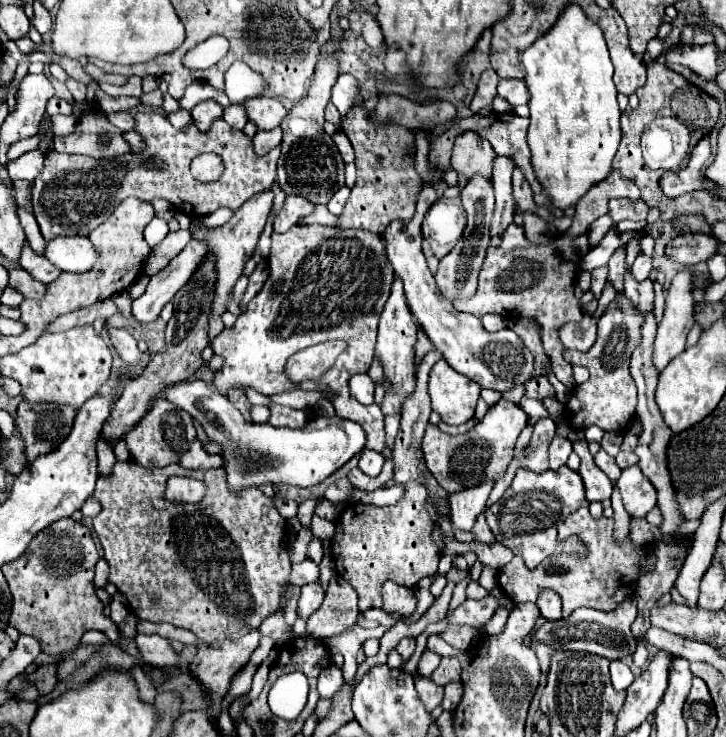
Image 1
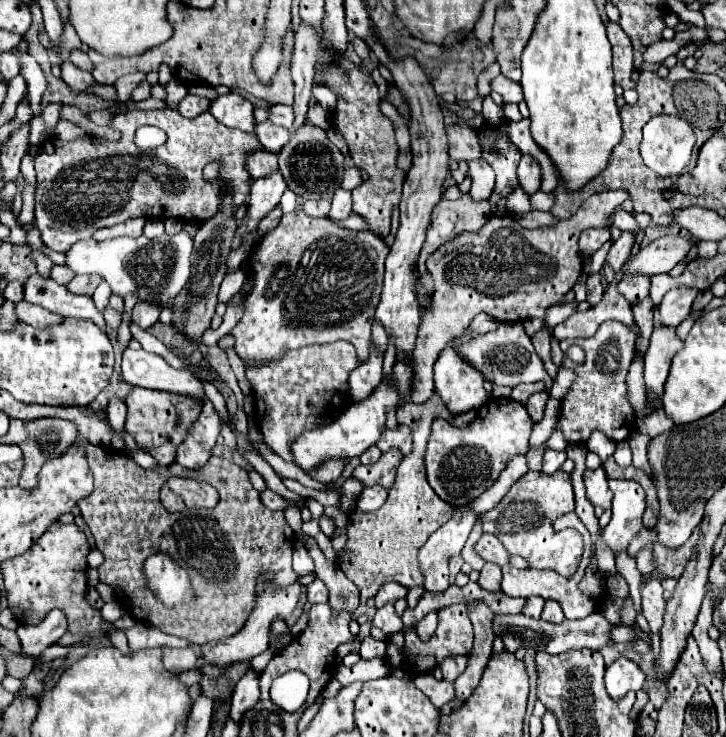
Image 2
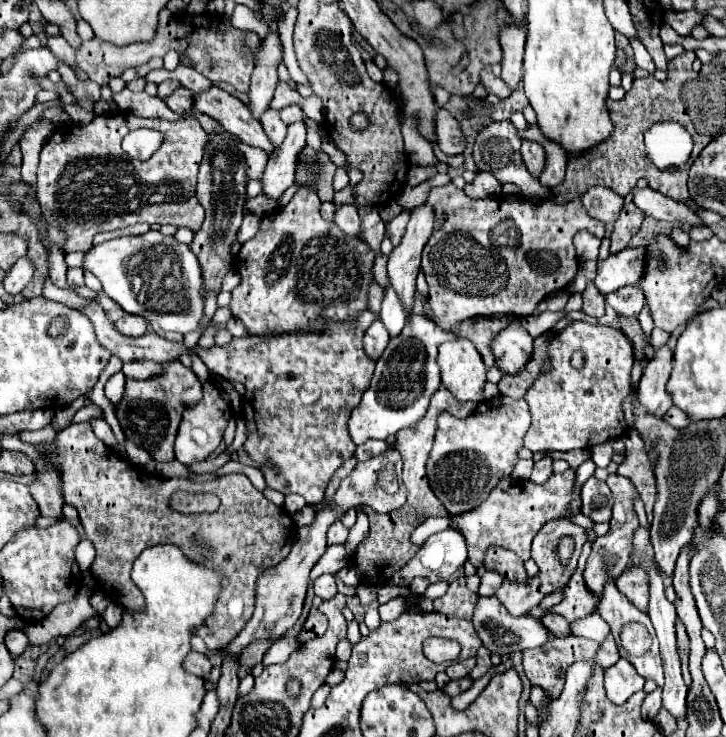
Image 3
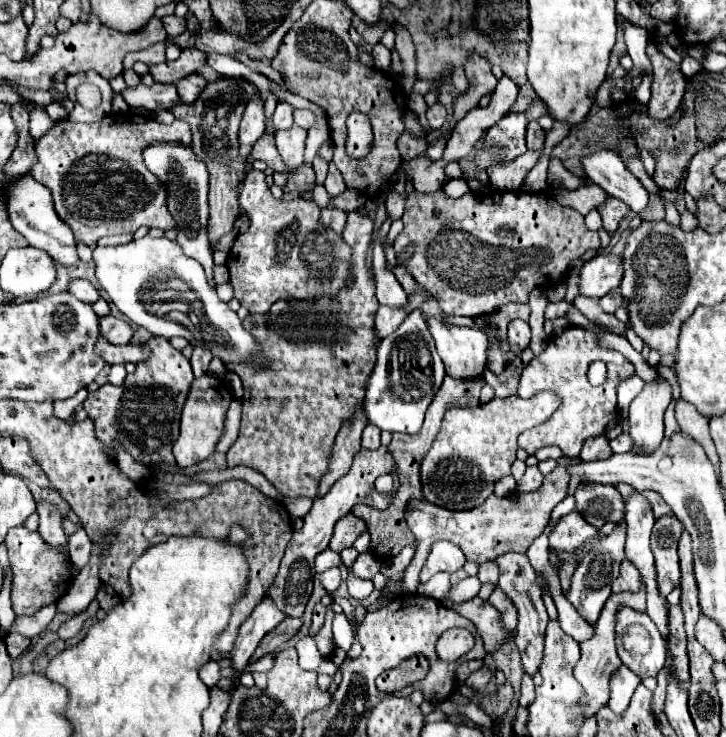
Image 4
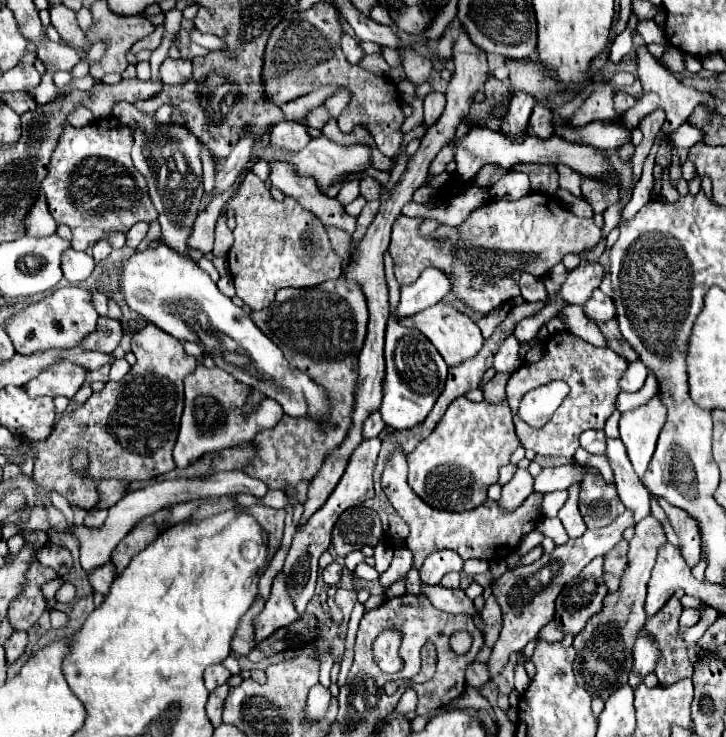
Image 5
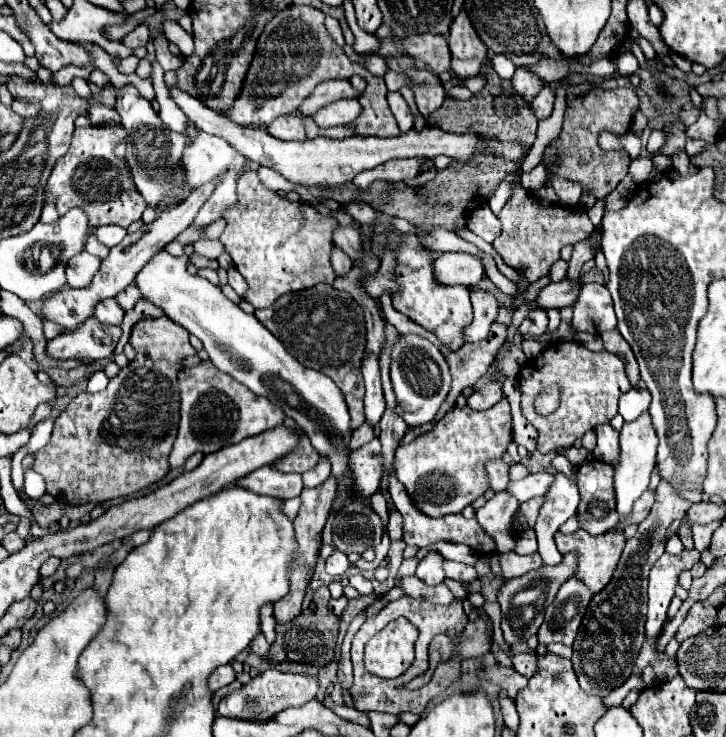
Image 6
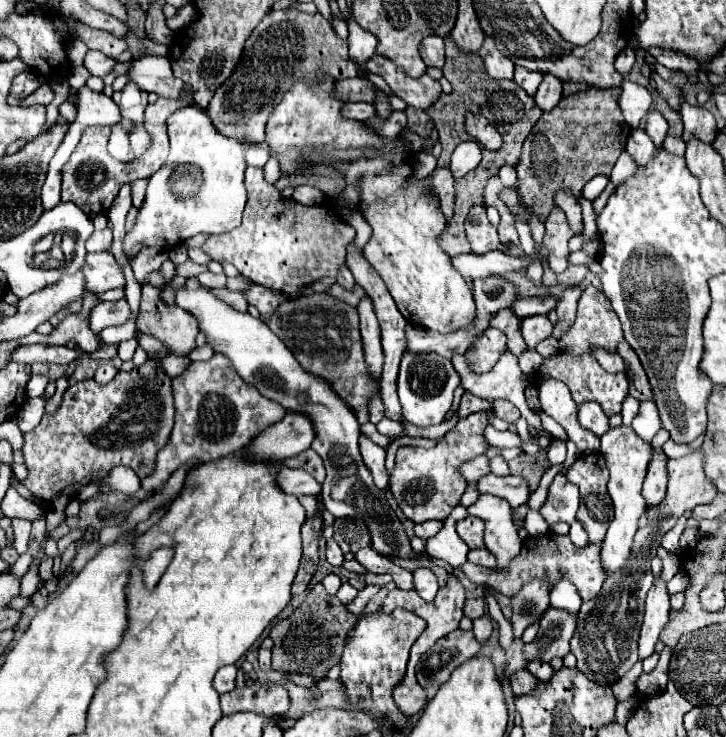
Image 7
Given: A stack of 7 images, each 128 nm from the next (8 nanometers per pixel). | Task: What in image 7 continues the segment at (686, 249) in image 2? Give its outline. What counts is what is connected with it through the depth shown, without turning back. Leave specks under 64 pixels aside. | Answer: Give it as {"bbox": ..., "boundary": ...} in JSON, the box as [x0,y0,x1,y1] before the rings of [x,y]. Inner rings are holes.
{"bbox":[512,294,558,318],"boundary":[[[546,294],[546,296],[532,296],[532,298],[524,298],[524,300],[516,300],[512,304],[512,312],[518,318],[526,318],[526,316],[534,316],[534,314],[548,314],[550,310],[556,308],[558,298],[554,294]]]}

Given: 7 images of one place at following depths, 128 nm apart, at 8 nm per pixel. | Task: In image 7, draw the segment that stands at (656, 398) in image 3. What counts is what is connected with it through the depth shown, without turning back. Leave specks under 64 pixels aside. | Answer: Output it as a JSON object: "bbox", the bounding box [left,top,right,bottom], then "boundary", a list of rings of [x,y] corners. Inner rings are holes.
{"bbox":[600,426,652,574],"boundary":[[[630,426],[610,428],[610,432],[606,432],[600,438],[600,442],[602,442],[600,452],[606,458],[606,466],[610,470],[608,492],[614,502],[614,520],[612,520],[606,540],[604,540],[602,564],[608,570],[608,574],[612,574],[612,572],[616,572],[616,568],[620,568],[628,560],[632,538],[638,530],[638,518],[646,512],[644,496],[640,492],[642,492],[642,482],[648,472],[648,464],[652,460],[652,446],[650,446],[650,442],[642,440]]]}

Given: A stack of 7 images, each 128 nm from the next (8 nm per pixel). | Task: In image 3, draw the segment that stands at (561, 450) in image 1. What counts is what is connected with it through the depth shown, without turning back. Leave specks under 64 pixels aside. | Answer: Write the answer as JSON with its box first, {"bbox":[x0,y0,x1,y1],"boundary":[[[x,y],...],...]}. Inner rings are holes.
{"bbox":[530,456,554,484],"boundary":[[[544,456],[540,462],[536,462],[536,468],[534,468],[530,480],[536,482],[536,484],[540,484],[540,482],[544,484],[550,478],[550,474],[552,474],[552,462],[554,460],[550,456]]]}

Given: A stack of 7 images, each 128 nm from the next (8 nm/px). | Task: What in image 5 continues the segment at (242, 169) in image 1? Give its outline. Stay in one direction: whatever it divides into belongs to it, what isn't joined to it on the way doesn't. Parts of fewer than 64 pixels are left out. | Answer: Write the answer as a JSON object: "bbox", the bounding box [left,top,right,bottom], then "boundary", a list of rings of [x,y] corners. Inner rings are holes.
{"bbox":[40,116,158,250],"boundary":[[[110,116],[108,122],[94,122],[84,128],[74,128],[66,122],[62,128],[58,146],[50,158],[48,174],[40,182],[40,188],[54,220],[72,230],[72,246],[76,250],[86,250],[90,242],[96,242],[106,234],[128,234],[128,230],[140,220],[158,220],[146,178],[138,174],[130,158],[130,134],[130,128],[120,124],[114,116]]]}

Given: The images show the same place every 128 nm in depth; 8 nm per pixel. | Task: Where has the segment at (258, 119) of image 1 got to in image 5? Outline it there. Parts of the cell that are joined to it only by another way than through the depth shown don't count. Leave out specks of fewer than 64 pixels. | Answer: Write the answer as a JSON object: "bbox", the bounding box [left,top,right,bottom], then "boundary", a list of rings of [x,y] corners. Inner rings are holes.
{"bbox":[308,106,328,130],"boundary":[[[318,106],[318,108],[314,108],[312,112],[308,112],[308,126],[310,128],[316,128],[316,130],[322,130],[324,128],[324,124],[328,122],[328,112],[326,112],[326,108],[322,108],[322,106]]]}

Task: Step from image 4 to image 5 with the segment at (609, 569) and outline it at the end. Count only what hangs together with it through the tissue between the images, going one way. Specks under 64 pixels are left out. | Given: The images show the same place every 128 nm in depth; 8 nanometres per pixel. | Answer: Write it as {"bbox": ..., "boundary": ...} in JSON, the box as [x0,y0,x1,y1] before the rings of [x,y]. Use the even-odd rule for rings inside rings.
{"bbox":[556,556,608,634],"boundary":[[[604,556],[594,558],[588,568],[564,586],[564,592],[556,600],[556,622],[562,632],[578,634],[584,630],[588,620],[602,610],[602,602],[608,594],[604,584]]]}

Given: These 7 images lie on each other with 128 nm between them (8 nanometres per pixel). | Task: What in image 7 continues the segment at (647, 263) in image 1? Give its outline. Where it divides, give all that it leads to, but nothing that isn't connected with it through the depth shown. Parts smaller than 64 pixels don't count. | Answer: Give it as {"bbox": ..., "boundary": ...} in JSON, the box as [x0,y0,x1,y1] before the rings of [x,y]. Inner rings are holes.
{"bbox":[560,286,622,356],"boundary":[[[588,286],[580,300],[578,300],[578,312],[576,312],[576,322],[572,324],[572,328],[560,338],[560,350],[568,352],[572,356],[580,356],[580,354],[590,354],[590,346],[602,346],[610,352],[616,352],[616,344],[622,340],[622,332],[620,332],[620,320],[616,316],[616,312],[612,312],[610,300],[604,296],[602,290]]]}

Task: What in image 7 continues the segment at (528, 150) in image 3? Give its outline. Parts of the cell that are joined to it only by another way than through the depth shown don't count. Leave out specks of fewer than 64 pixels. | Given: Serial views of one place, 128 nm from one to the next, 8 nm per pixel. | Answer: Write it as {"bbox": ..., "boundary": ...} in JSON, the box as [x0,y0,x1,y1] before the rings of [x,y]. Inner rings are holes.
{"bbox":[534,74,562,112],"boundary":[[[544,74],[544,80],[538,86],[538,92],[534,94],[538,108],[550,112],[560,102],[560,98],[562,98],[562,82],[552,74]]]}

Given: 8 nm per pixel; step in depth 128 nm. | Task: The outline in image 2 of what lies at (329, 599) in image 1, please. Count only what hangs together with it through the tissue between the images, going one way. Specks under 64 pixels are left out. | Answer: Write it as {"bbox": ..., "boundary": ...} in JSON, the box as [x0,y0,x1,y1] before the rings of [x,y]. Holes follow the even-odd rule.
{"bbox":[304,536,360,612],"boundary":[[[304,536],[310,544],[310,556],[316,564],[316,576],[326,584],[328,588],[328,594],[330,594],[330,608],[334,612],[354,612],[360,604],[360,594],[358,594],[358,588],[354,582],[350,582],[344,572],[340,572],[340,568],[336,568],[336,564],[328,562],[322,554],[322,550],[318,548],[318,544],[310,538],[310,536]]]}

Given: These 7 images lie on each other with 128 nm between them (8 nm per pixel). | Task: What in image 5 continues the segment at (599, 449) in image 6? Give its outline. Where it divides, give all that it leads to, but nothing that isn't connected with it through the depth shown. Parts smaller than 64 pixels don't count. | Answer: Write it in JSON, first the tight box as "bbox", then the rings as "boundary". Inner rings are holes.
{"bbox":[606,438,650,524],"boundary":[[[608,438],[606,444],[608,444],[606,458],[614,470],[618,496],[620,496],[622,504],[632,512],[634,524],[638,524],[650,512],[650,492],[642,486],[640,478],[636,476],[622,440]]]}

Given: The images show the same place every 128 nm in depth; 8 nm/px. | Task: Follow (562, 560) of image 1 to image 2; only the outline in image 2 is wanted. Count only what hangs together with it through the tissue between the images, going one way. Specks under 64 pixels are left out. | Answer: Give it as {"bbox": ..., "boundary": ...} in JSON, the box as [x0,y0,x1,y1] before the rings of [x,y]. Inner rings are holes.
{"bbox":[502,512,606,620],"boundary":[[[568,512],[568,514],[560,516],[560,518],[554,522],[554,528],[556,528],[556,530],[574,528],[574,530],[578,530],[578,532],[584,536],[584,544],[586,544],[586,546],[584,546],[584,556],[582,556],[582,562],[580,562],[580,566],[578,566],[578,572],[576,572],[572,578],[564,578],[564,576],[560,576],[558,572],[554,572],[554,570],[534,570],[534,568],[518,570],[518,568],[512,568],[512,566],[504,566],[504,568],[502,568],[502,574],[504,574],[504,578],[502,578],[502,592],[508,594],[508,596],[520,596],[520,598],[528,598],[528,596],[540,596],[540,598],[544,598],[544,600],[546,600],[546,598],[554,598],[556,602],[560,602],[560,606],[562,606],[562,610],[564,610],[564,614],[566,614],[566,618],[570,618],[570,620],[574,620],[574,618],[584,618],[584,616],[596,612],[596,610],[604,604],[604,600],[606,600],[606,592],[602,592],[602,594],[588,594],[588,592],[582,592],[582,590],[578,588],[578,584],[580,584],[580,580],[582,580],[582,576],[584,576],[584,572],[586,572],[590,560],[592,560],[592,538],[590,538],[588,528],[586,528],[586,526],[582,524],[582,520],[576,516],[576,512]]]}

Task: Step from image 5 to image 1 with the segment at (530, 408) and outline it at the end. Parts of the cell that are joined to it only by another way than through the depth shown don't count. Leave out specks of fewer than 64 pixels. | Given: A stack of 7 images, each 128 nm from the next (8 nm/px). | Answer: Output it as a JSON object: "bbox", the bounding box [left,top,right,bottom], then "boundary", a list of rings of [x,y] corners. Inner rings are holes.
{"bbox":[424,400,528,494],"boundary":[[[500,400],[496,402],[484,416],[482,422],[478,422],[472,430],[460,436],[450,436],[438,430],[438,426],[428,426],[424,434],[424,456],[426,456],[426,466],[432,472],[432,476],[438,480],[438,484],[454,494],[464,488],[472,488],[474,484],[480,484],[480,480],[498,480],[504,476],[512,452],[516,446],[516,440],[526,426],[528,416],[524,416],[524,410],[516,406],[510,400]]]}

